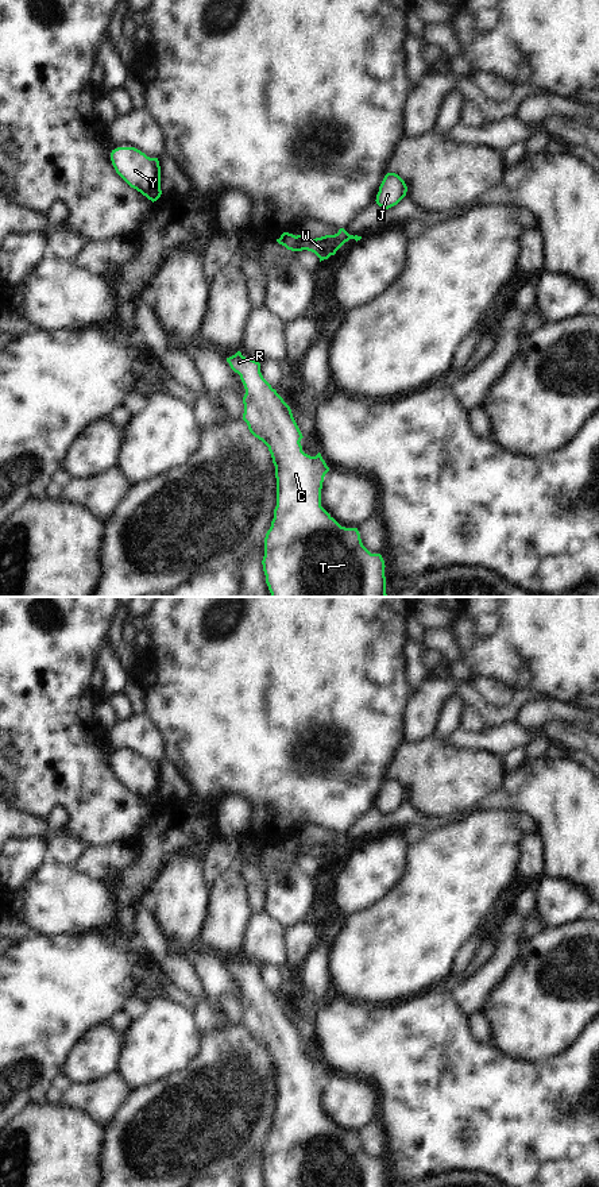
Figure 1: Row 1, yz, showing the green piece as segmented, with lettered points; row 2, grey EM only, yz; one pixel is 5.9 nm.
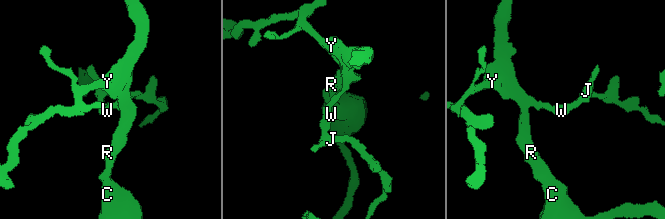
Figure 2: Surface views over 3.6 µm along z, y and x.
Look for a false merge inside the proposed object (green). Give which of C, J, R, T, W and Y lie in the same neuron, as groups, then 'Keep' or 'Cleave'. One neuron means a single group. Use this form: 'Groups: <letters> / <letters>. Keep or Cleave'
Groups: C R T Y / J W. Cleave

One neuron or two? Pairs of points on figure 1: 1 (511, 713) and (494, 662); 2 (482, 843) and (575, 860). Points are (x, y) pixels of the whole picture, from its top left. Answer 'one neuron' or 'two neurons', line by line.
1: two neurons
2: two neurons

